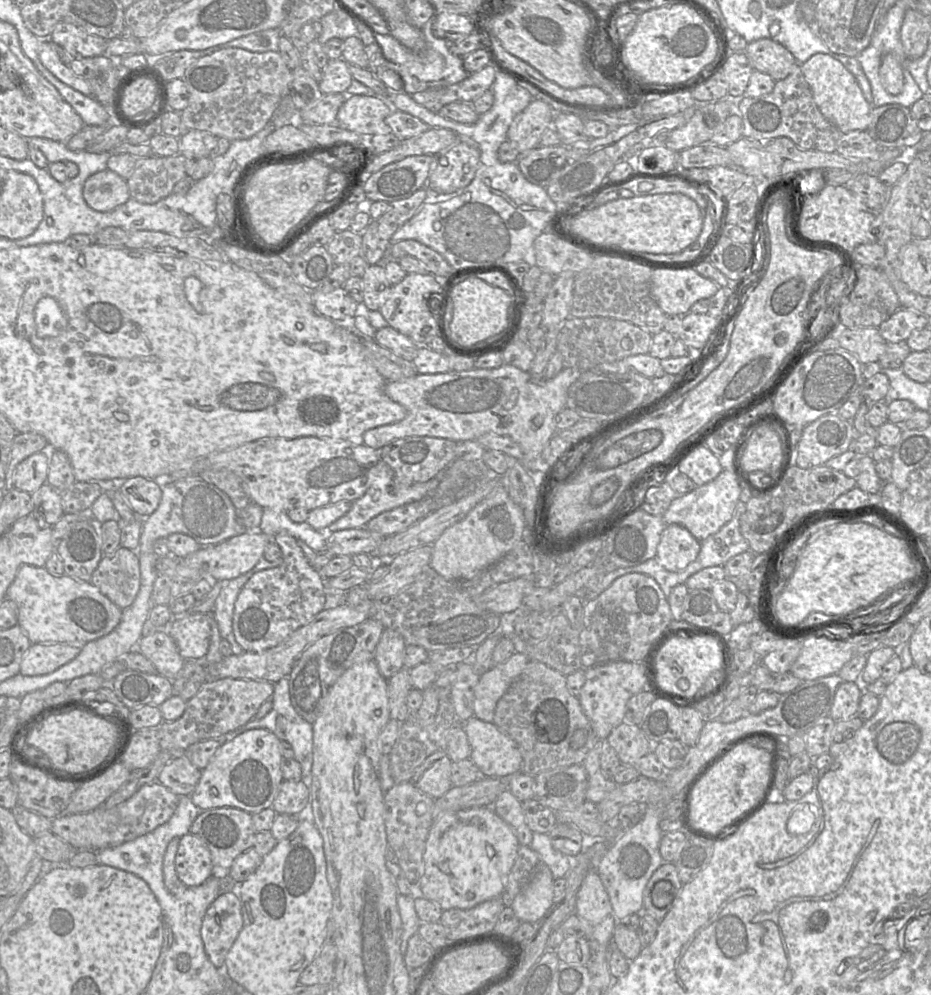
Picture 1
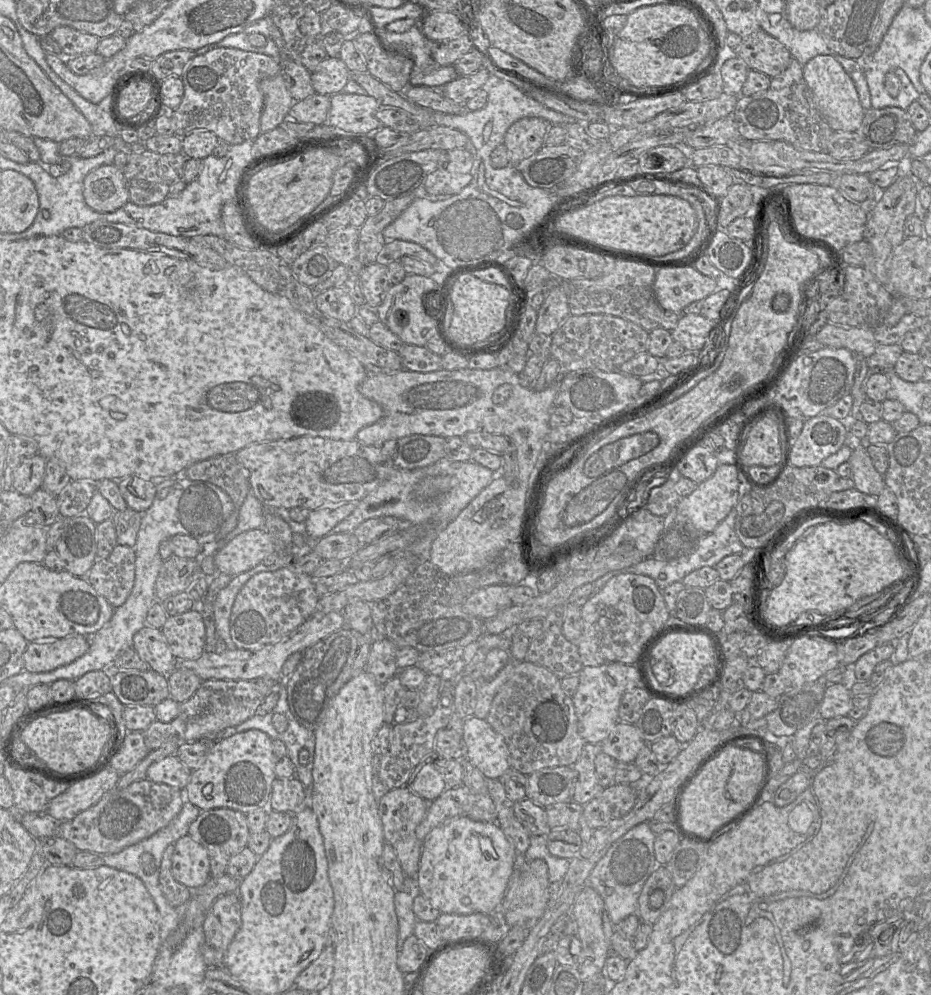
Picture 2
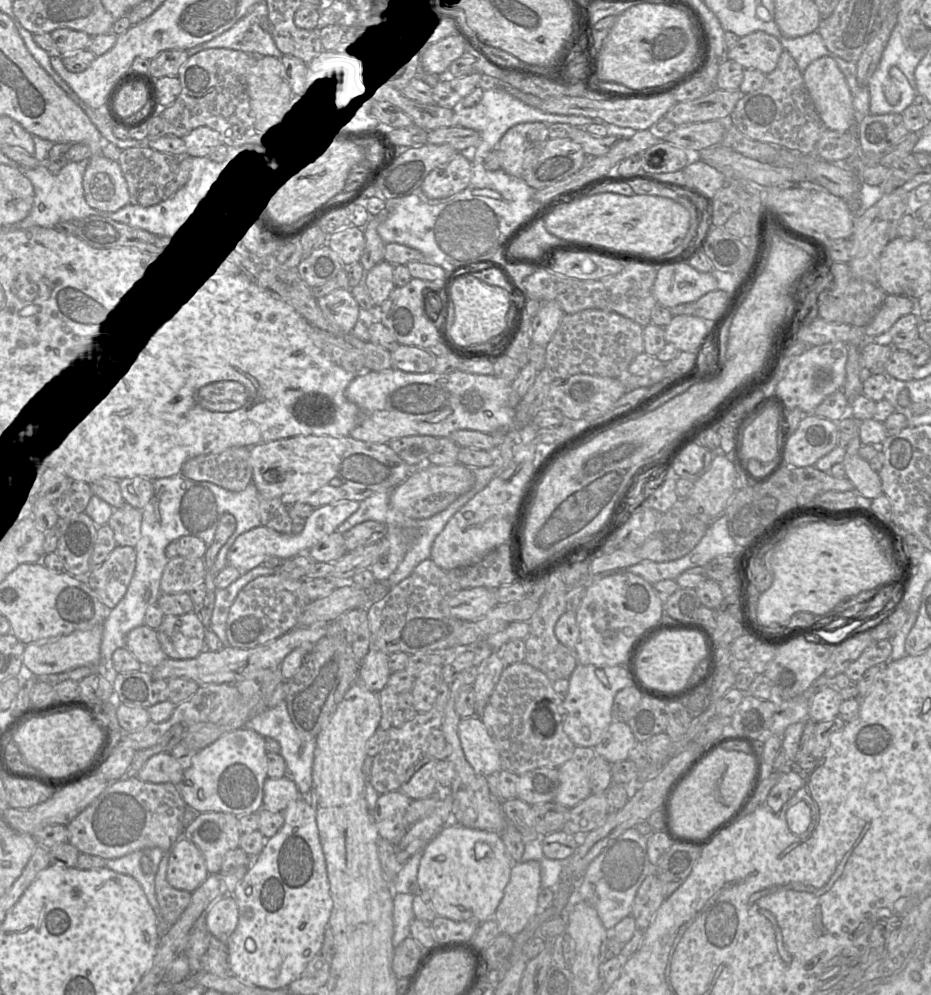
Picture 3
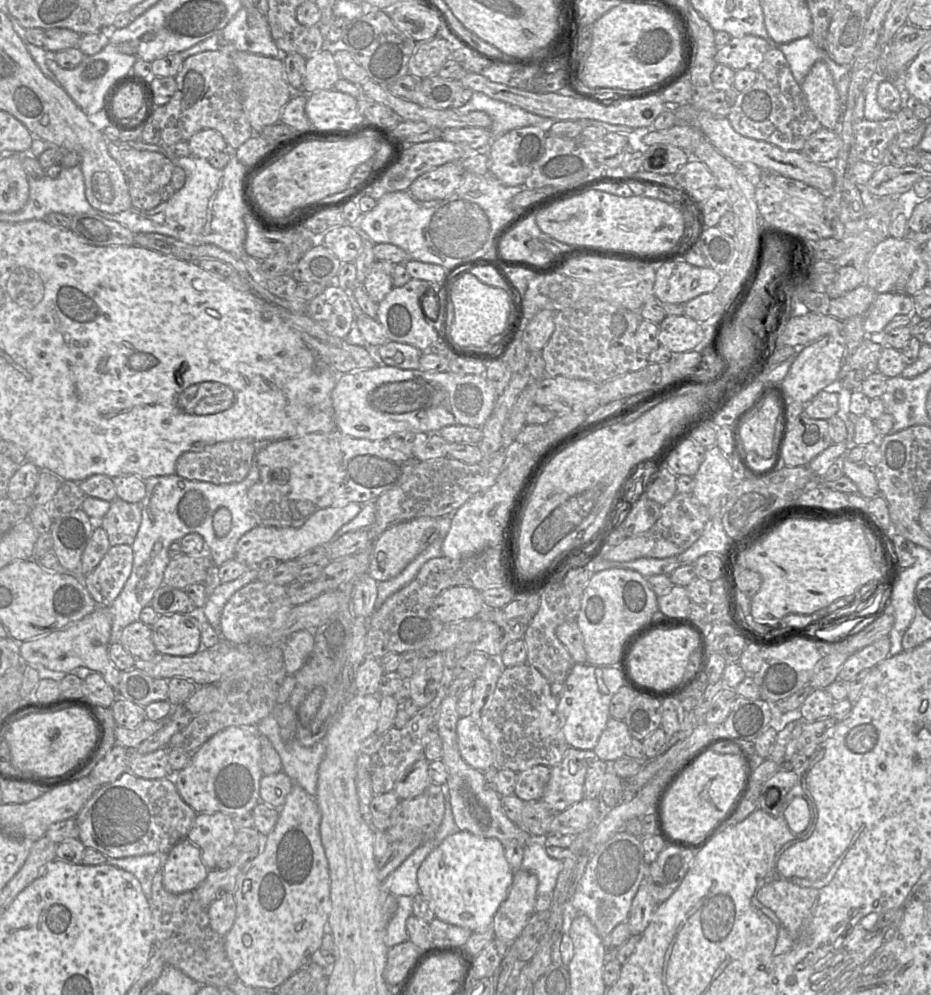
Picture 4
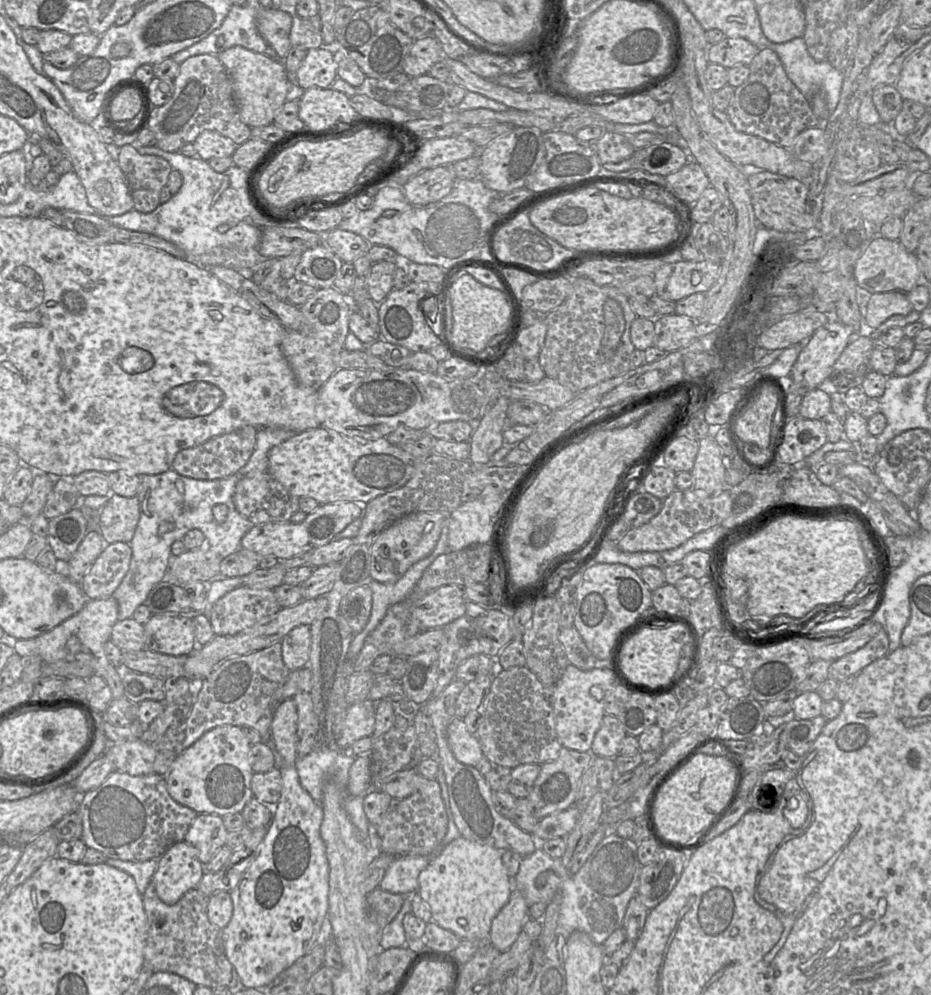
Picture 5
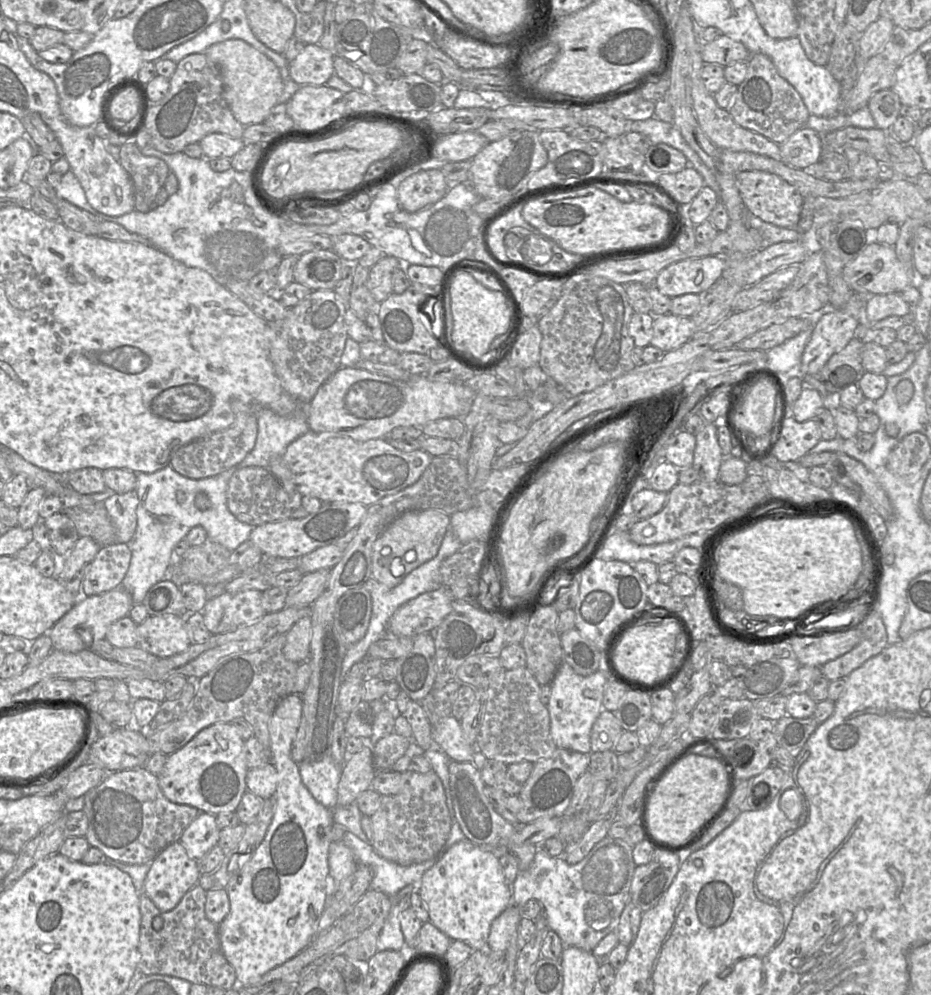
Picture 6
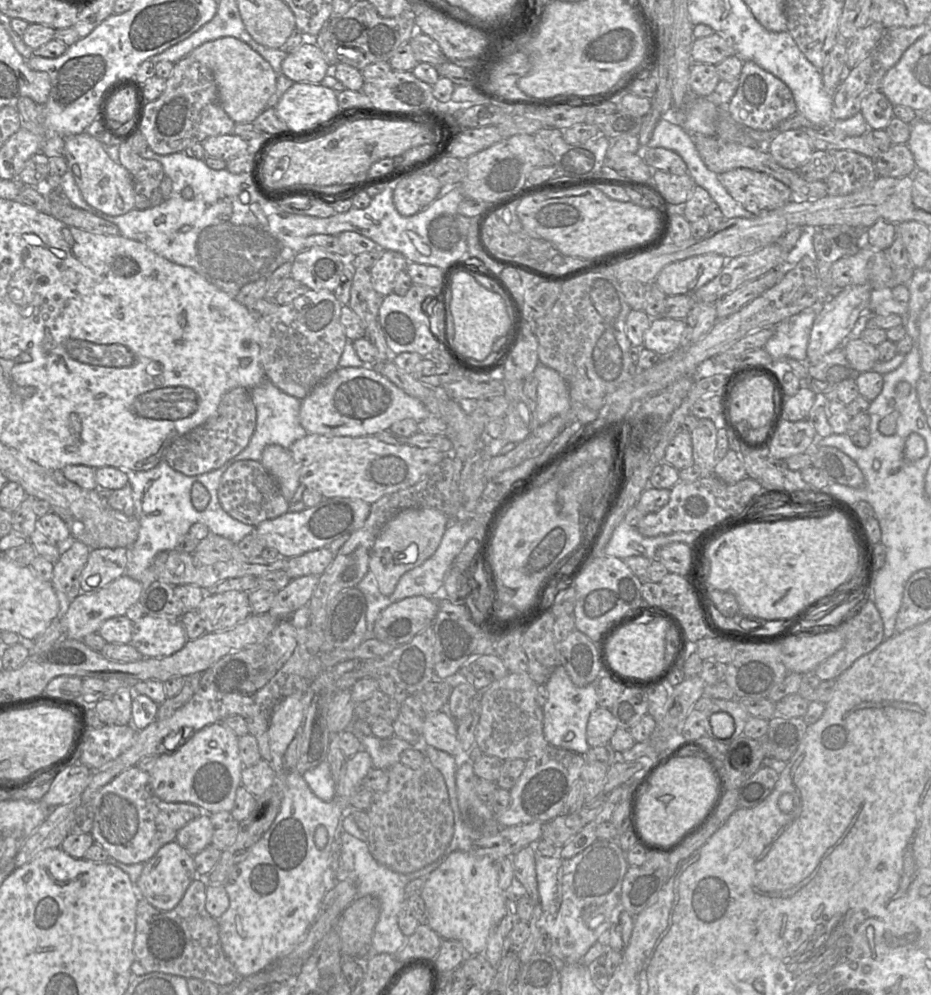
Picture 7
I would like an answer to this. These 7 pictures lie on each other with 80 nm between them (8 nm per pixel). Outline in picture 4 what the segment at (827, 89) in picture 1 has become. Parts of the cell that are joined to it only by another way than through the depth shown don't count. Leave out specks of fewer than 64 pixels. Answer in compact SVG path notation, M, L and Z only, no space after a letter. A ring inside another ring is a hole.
M824 61L814 63L801 83L809 107L823 128L838 130L840 98L832 73Z

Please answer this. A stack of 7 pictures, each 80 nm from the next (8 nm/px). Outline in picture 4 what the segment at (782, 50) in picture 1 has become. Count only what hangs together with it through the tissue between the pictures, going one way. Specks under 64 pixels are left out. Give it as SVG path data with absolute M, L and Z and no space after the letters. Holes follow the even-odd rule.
M745 35L732 37L723 47L719 47L716 62L734 70L750 69L757 71L768 50L775 44L759 36Z

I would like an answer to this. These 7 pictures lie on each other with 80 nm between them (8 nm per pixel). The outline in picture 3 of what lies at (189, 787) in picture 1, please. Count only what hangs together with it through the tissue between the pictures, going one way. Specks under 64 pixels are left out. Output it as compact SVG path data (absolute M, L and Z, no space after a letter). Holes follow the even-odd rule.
M162 752L152 756L137 777L144 782L178 785L183 780L184 772L184 768L169 752Z

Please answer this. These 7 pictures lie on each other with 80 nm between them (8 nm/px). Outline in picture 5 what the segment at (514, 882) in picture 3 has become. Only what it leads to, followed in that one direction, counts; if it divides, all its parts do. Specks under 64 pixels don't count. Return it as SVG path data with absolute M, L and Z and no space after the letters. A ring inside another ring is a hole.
M513 888L508 902L492 920L488 942L500 952L509 949L522 931L527 913L523 893Z

